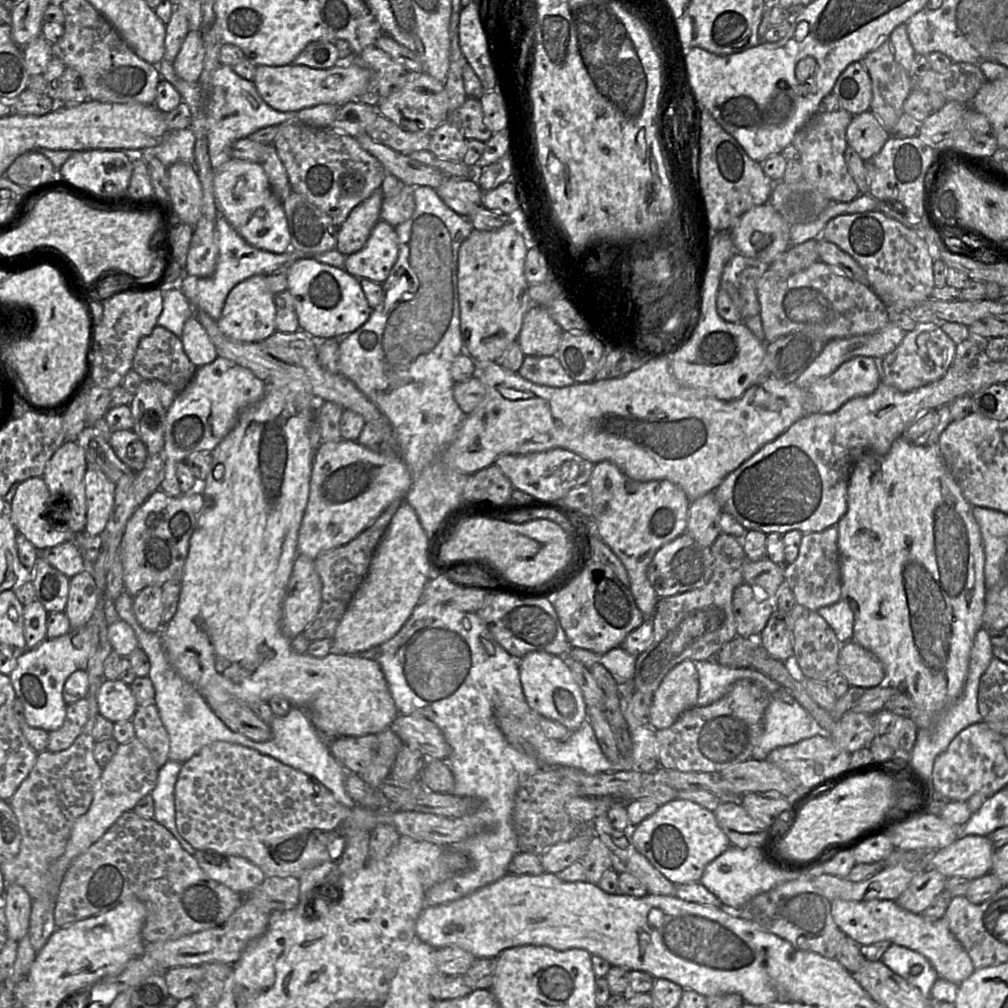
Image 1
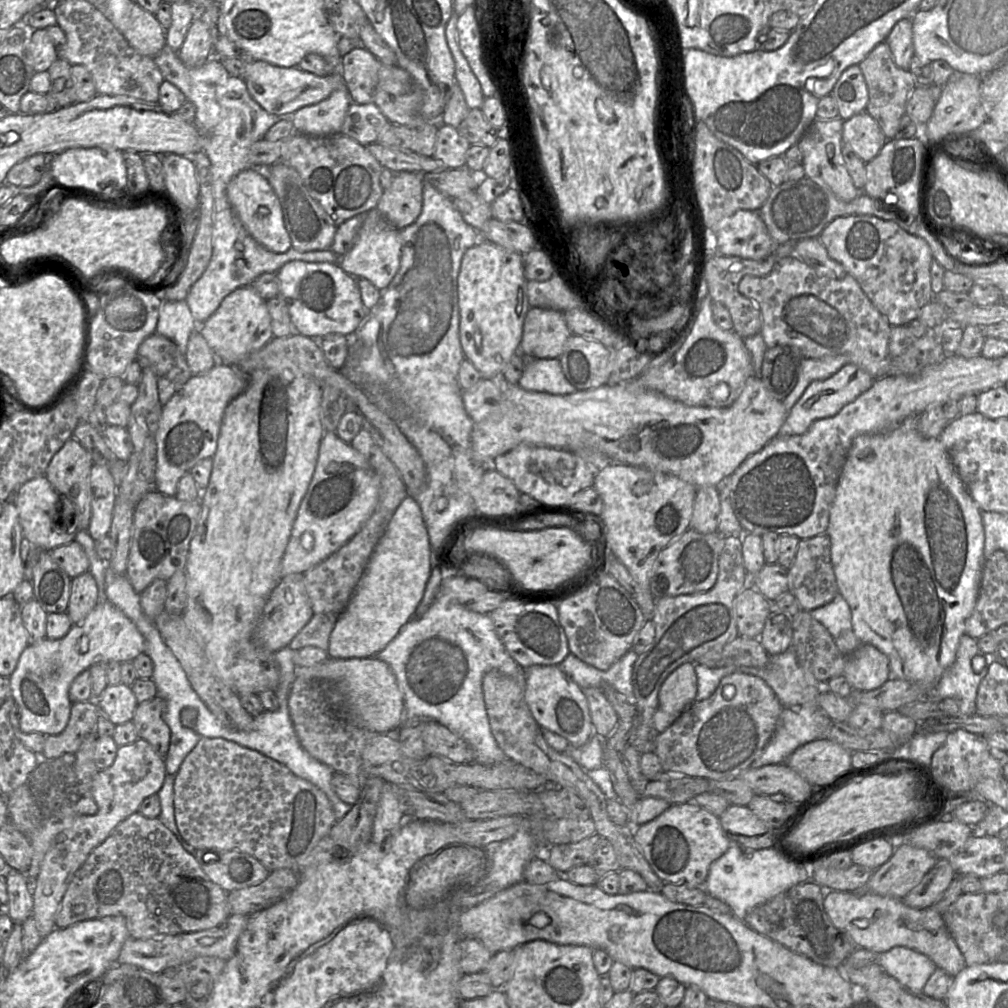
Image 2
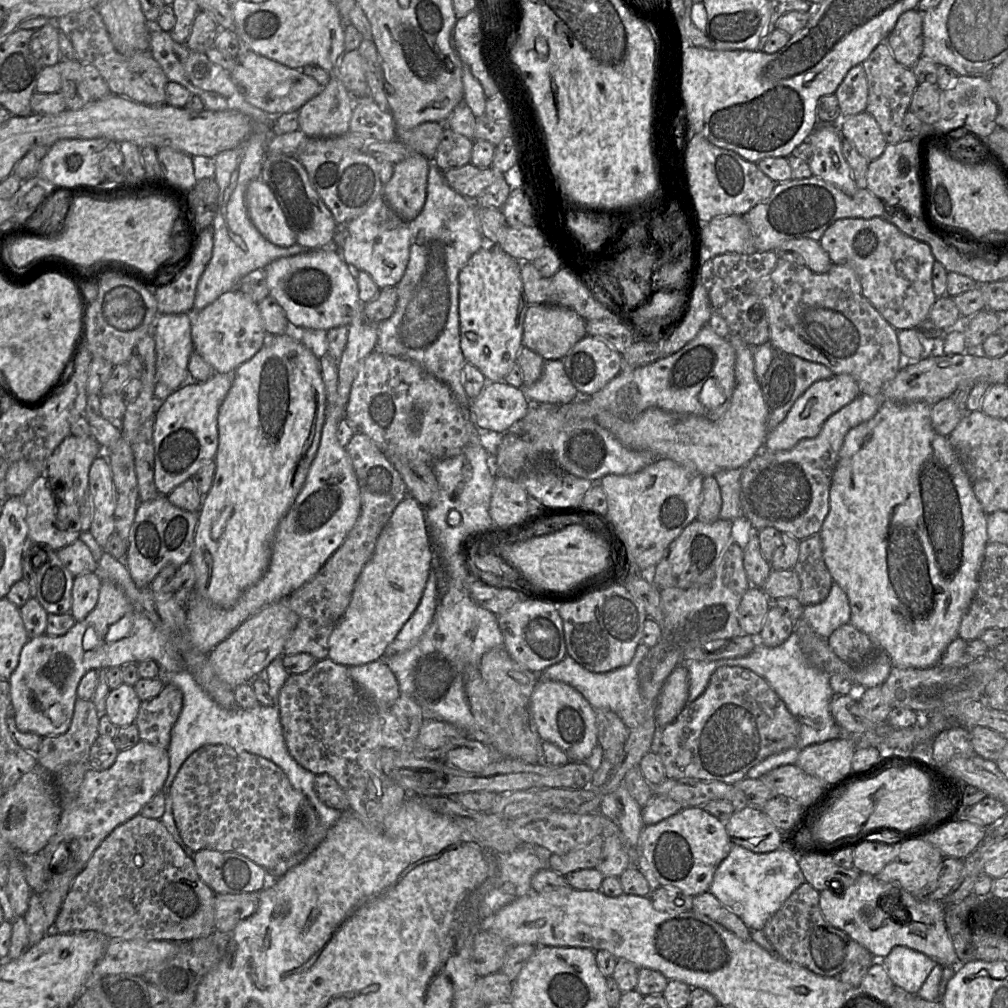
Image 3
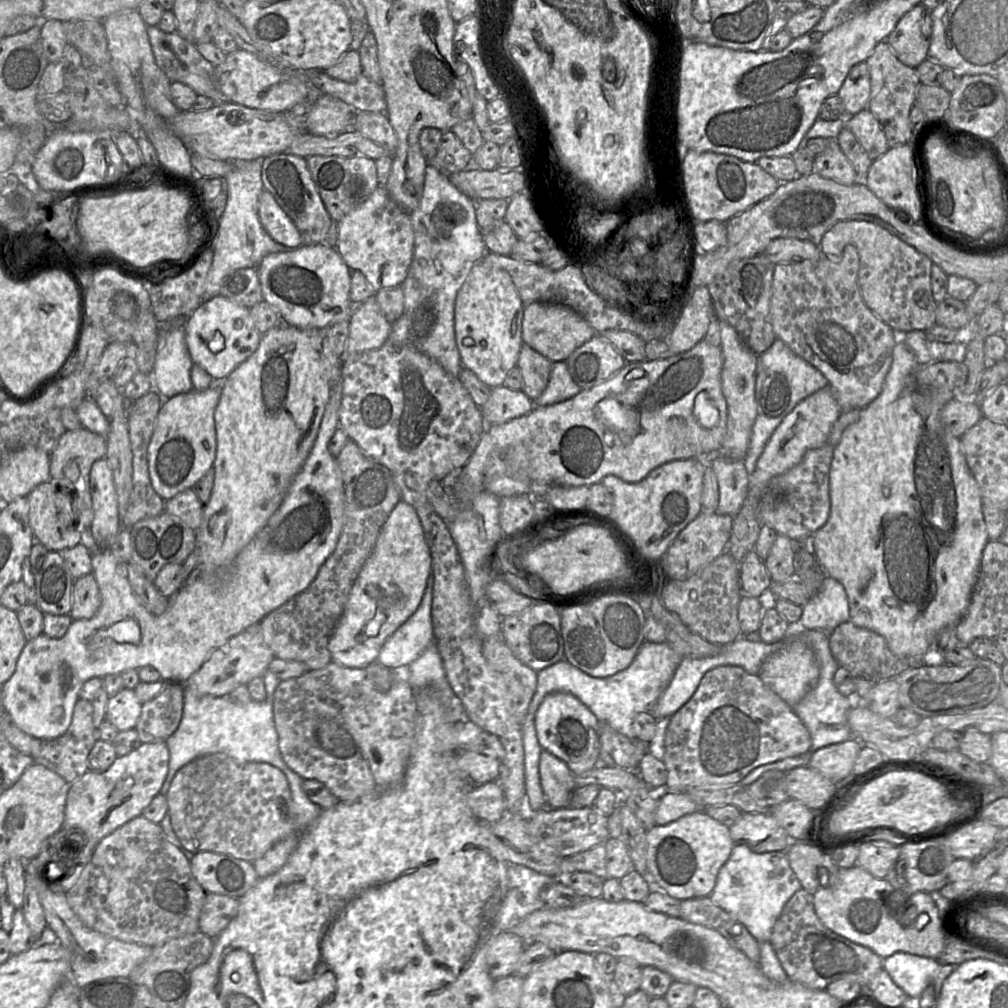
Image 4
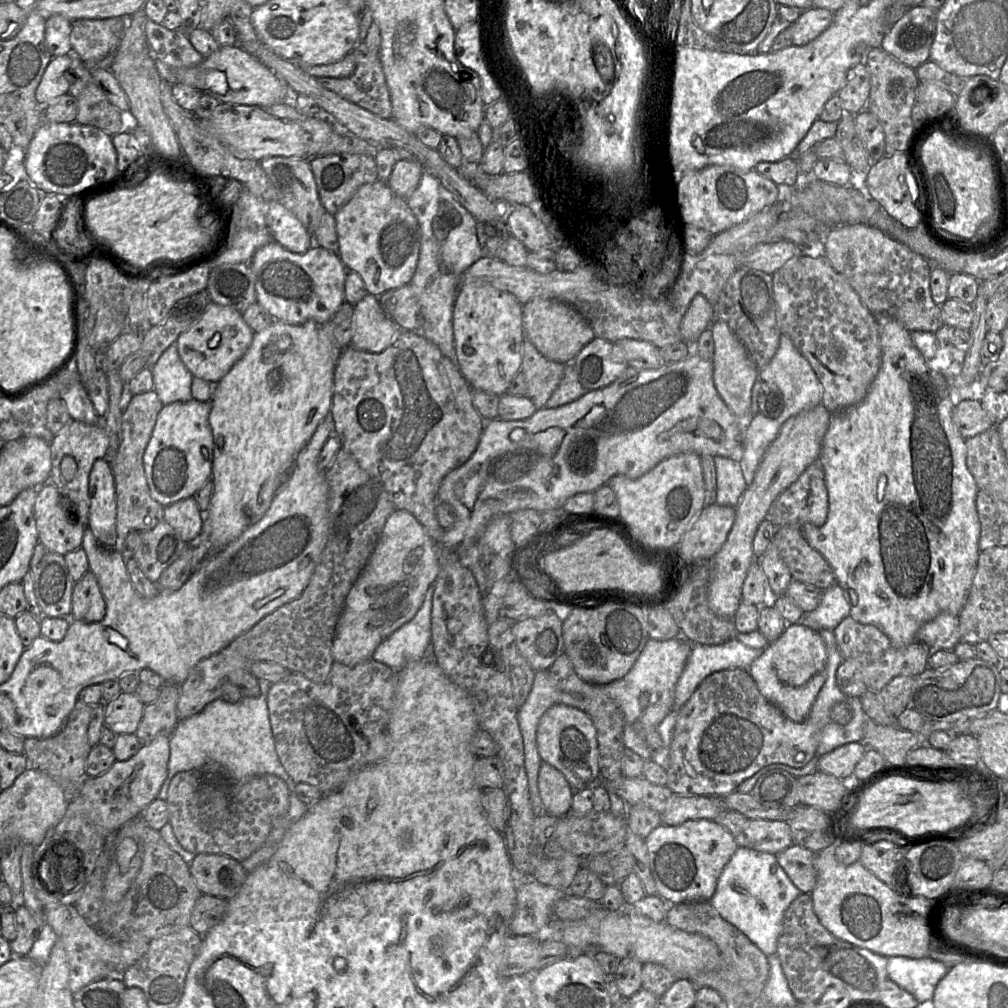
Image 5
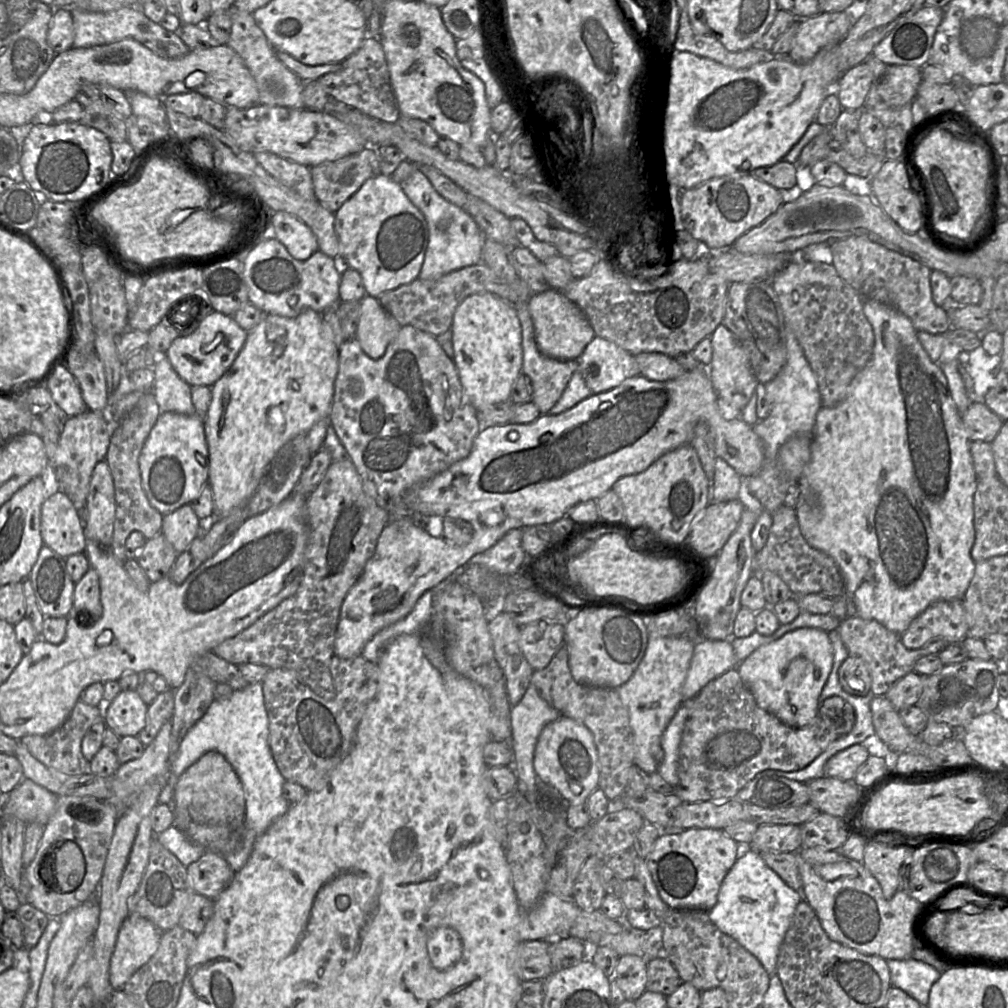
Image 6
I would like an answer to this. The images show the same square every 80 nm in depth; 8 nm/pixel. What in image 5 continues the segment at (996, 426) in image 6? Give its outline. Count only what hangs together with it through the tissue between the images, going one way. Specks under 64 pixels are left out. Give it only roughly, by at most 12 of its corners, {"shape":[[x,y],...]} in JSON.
{"shape":[[957,399],[952,419],[965,440],[996,426],[981,402]]}

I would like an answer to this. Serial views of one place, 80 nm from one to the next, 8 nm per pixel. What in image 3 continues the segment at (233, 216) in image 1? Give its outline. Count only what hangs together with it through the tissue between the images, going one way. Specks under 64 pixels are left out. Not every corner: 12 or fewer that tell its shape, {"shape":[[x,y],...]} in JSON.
{"shape":[[248,184],[251,221],[281,247],[297,243],[273,191]]}

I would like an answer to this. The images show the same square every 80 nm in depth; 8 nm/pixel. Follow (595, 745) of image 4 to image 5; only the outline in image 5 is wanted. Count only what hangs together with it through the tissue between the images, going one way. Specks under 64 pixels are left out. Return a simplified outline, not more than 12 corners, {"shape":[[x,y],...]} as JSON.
{"shape":[[546,710],[541,760],[574,792],[600,781],[597,732],[585,711]]}

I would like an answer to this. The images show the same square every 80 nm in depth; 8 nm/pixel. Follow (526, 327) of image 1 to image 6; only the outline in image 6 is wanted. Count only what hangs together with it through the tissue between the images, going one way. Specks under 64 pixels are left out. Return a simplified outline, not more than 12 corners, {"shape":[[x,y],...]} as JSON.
{"shape":[[562,291],[534,293],[528,309],[546,356],[576,360],[596,336]]}

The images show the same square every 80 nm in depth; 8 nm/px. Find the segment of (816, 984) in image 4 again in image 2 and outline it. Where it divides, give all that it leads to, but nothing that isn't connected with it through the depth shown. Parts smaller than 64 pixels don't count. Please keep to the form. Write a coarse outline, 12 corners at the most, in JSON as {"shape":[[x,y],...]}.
{"shape":[[813,880],[752,908],[756,932],[823,966],[856,950]]}

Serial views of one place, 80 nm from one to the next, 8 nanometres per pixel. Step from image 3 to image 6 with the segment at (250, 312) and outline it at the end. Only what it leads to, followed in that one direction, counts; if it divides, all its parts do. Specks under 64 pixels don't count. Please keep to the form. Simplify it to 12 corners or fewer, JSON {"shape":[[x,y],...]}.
{"shape":[[212,311],[165,356],[191,387],[212,387],[248,332]]}

